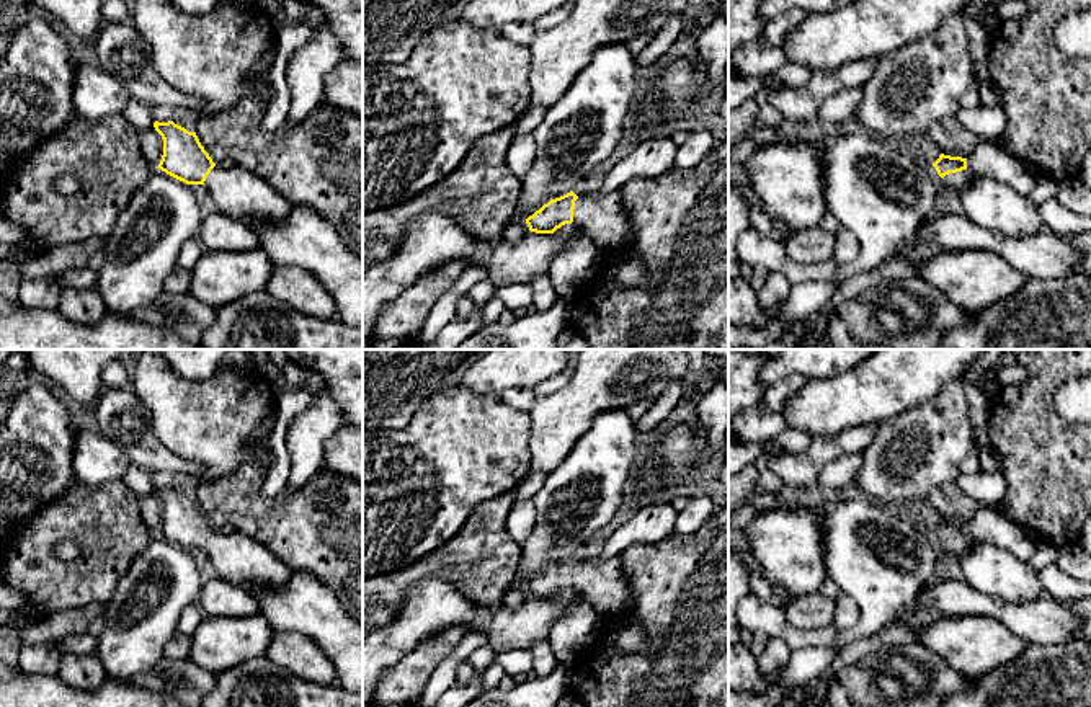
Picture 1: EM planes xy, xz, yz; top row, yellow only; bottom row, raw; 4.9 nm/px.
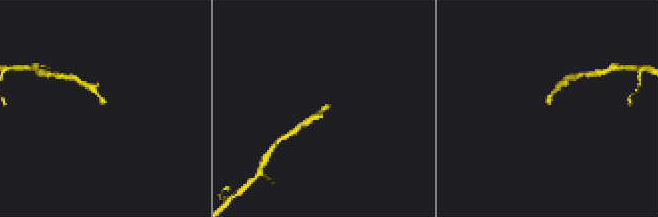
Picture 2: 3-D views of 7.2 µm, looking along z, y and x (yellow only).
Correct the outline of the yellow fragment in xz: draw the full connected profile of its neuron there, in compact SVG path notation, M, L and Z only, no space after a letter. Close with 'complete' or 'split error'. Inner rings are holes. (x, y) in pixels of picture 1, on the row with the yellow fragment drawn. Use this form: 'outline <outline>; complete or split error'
outline M596 188L581 196L570 191L550 199L526 219L529 230L536 233L554 233L572 222L603 250L622 245L634 233L622 209L619 189L599 193Z; split error

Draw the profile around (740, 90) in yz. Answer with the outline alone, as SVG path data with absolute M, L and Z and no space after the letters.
M728 72L728 109L737 109L743 103L755 100L761 90L768 93L781 90L773 80L773 73L759 78L745 78Z

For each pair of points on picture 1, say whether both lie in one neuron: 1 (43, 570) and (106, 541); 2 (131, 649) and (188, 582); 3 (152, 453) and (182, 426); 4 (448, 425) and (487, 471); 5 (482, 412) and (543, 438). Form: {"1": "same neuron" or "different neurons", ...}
{"1": "same neuron", "2": "same neuron", "3": "different neurons", "4": "same neuron", "5": "different neurons"}

